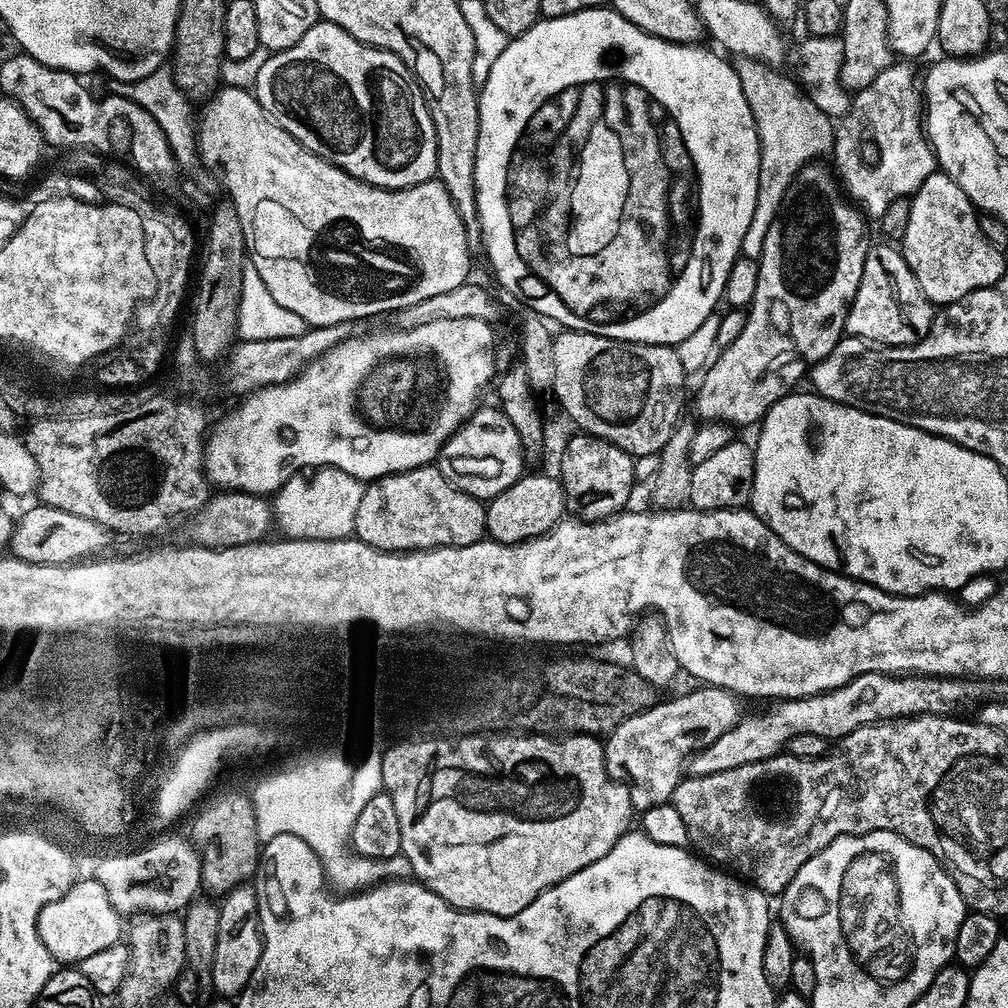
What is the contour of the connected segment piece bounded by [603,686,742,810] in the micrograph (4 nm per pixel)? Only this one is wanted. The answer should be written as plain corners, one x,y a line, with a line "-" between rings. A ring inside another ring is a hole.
696,686
685,696
661,699
652,708
626,718
603,741
606,770
630,794
633,809
643,810
671,801
686,772
689,756
722,738
742,719
741,697
735,692
711,686

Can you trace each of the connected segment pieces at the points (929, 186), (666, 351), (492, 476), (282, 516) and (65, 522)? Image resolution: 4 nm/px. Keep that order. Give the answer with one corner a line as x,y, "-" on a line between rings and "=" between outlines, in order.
939,170
930,173
922,182
922,186
918,186
918,190
912,193
910,201
909,221
902,241
902,251
904,260
910,266
922,294
932,305
953,304
966,298
966,294
979,288
989,288
991,284
996,284
1004,277
1005,253
994,250
994,246
986,242
980,229
977,209
972,207
970,198
966,198
962,186
958,186
954,178
=
560,330
554,336
554,382
551,391
556,392
556,400
564,407
564,412
577,424
581,433
589,436
597,436
622,450
626,450
632,457
645,456
646,454
658,454
663,450
666,442
676,425
681,423
680,411
684,408
684,380
686,374
682,370
682,362
678,362
678,354
675,347
667,344
631,344
625,340
611,340
605,336
599,336
593,332
573,332
=
477,407
460,428
440,448
438,467
440,473
454,486
481,502
492,500
502,490
519,480
525,471
518,430
499,407
=
337,468
295,472
271,501
275,527
293,540
343,541
355,533
358,502
362,502
364,489
365,485
358,478
=
33,503
33,508
15,517
10,552
15,559
31,564
74,564
97,557
108,544
110,533
90,518
78,518
70,510
58,510
49,504

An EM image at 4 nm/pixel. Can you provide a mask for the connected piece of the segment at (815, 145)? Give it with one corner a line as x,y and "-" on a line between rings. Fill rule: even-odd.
737,59
734,67
738,82
742,82
742,94
746,94
750,114
754,114
760,139
756,220
764,222
776,215
796,173
813,158
819,157
816,155
823,148
825,151
835,144
834,120
812,104
811,98
804,94
792,76
776,76
780,74
752,59

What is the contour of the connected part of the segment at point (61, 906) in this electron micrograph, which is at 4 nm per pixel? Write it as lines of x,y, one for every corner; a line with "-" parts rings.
84,878
77,879
76,883
72,885
72,889
66,894
62,894
62,898
58,898
54,902
50,902
42,908
38,914
38,936
42,938
42,946
46,946
46,950
50,950
50,954
57,962
64,966
79,966
86,958
90,958
90,954
98,954
98,950
106,950
106,946
114,946
115,944
121,943
122,940
122,928
120,932
120,923
122,923
122,917
118,910
114,910
114,906
110,906
110,898
106,894
106,890
103,886
97,882
94,878

